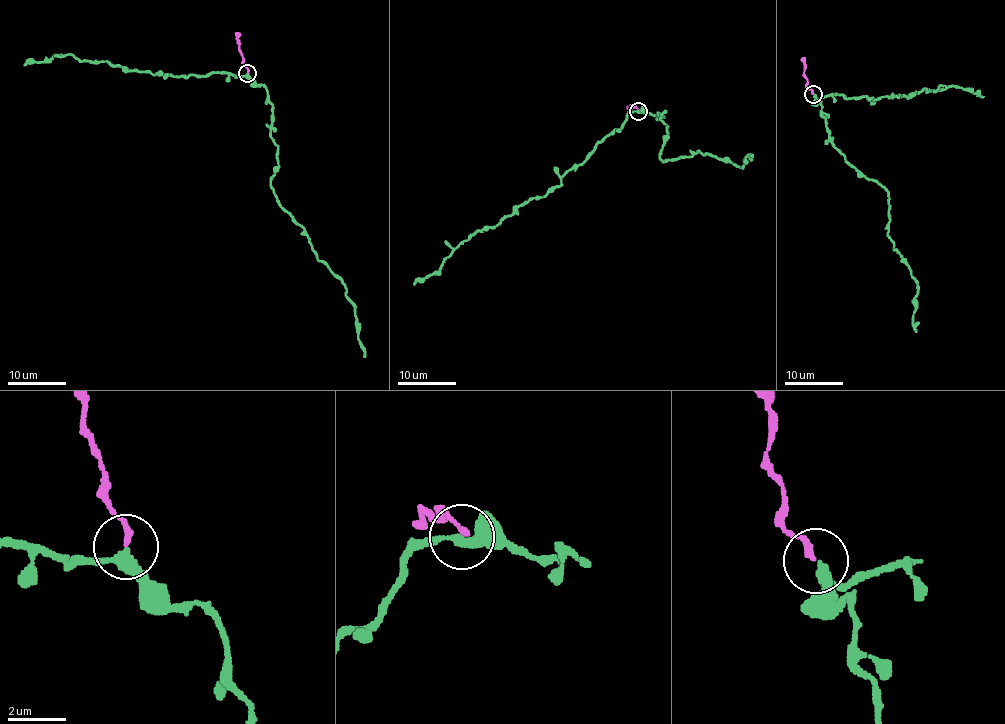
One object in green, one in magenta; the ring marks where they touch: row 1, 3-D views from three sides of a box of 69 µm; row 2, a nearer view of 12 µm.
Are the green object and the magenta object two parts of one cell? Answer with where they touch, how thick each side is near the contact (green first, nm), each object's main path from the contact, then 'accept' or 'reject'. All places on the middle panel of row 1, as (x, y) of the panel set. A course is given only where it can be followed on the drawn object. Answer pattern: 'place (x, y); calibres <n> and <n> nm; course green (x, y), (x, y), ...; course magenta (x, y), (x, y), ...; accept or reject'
place (638, 111); calibres 280 and 200 nm; course green (639, 111), (663, 117), (664, 161), (698, 150), (743, 168), (745, 156), (752, 156); course magenta (639, 111), (634, 105), (627, 108); accept

